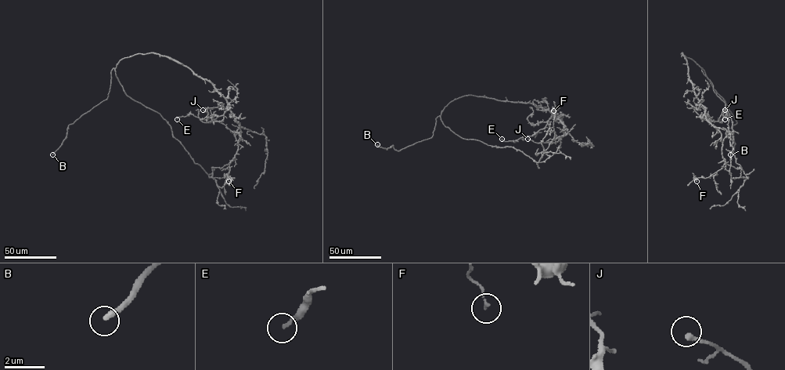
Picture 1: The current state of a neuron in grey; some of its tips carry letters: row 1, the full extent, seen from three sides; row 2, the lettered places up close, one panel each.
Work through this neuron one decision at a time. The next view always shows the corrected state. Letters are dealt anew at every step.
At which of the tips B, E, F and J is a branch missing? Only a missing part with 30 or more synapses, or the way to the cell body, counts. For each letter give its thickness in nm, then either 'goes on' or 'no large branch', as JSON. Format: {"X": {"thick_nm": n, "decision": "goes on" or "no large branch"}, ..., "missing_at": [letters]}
{"B": {"thick_nm": 280, "decision": "goes on"}, "E": {"thick_nm": 170, "decision": "no large branch"}, "F": {"thick_nm": 120, "decision": "no large branch"}, "J": {"thick_nm": 190, "decision": "no large branch"}, "missing_at": ["B"]}

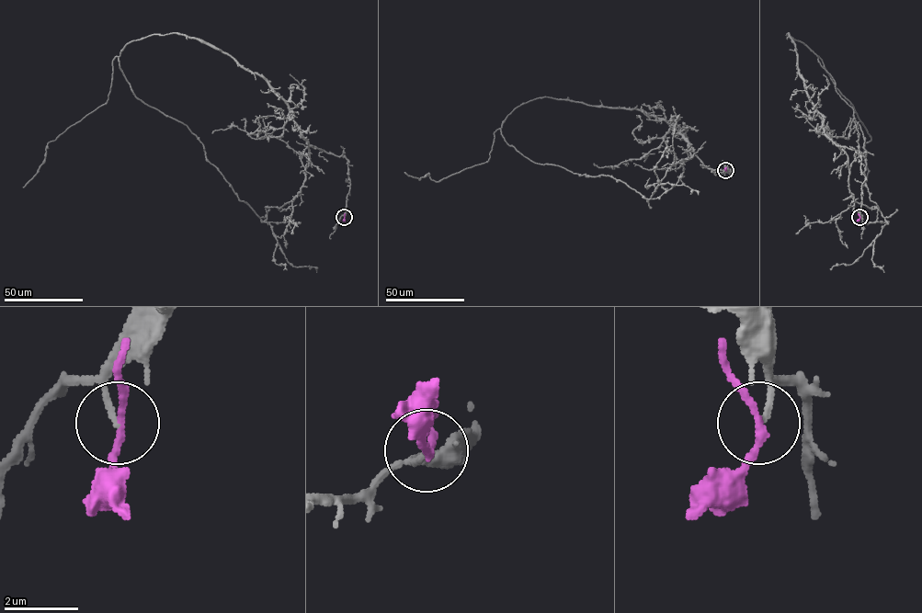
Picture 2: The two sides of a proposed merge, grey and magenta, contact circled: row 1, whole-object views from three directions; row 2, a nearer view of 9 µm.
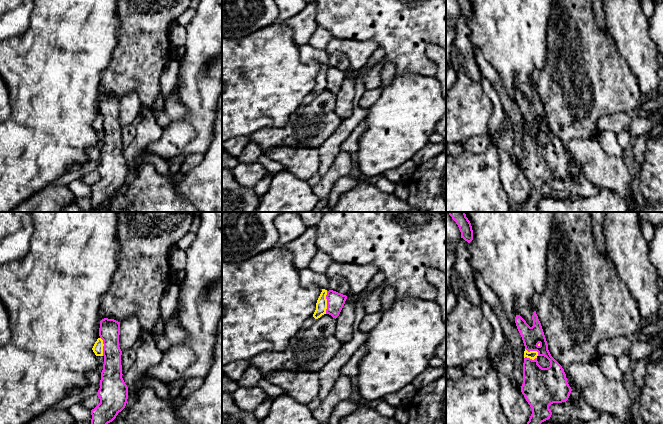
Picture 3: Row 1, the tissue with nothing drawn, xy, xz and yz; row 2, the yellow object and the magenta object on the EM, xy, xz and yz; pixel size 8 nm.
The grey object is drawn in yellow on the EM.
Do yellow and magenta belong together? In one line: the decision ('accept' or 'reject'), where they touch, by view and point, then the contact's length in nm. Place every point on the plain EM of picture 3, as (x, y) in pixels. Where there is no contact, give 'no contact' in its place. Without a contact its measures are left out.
reject | xz (326, 78) | 180 nm

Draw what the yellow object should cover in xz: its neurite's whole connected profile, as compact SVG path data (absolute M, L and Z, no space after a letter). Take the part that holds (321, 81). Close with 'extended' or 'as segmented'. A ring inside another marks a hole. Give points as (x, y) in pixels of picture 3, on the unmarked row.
M322 65L322 68L317 76L317 79L316 79L316 86L313 90L313 93L315 95L318 95L322 91L326 90L326 85L327 85L326 71L327 71L327 66Z; as segmented

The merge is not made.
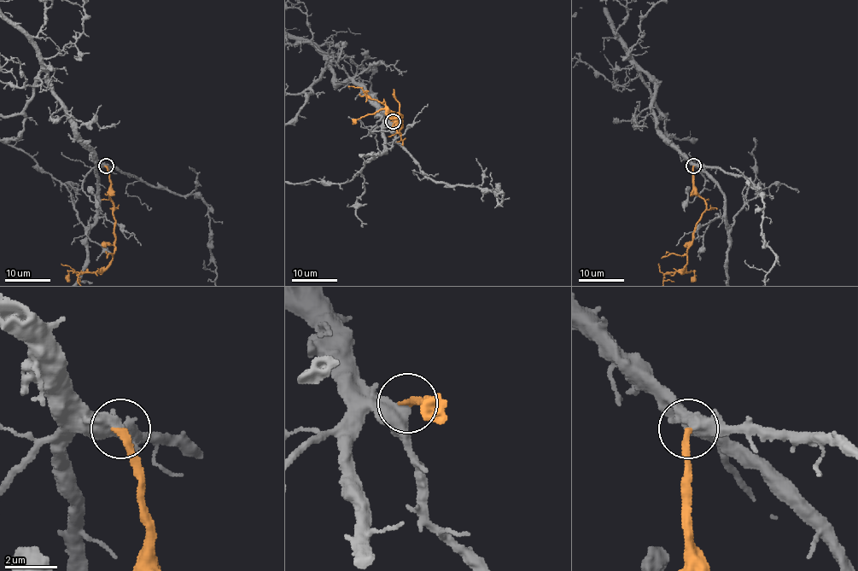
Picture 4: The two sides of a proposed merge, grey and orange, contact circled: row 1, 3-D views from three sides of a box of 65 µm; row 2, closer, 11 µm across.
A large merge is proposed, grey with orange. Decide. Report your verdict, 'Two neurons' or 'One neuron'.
One neuron

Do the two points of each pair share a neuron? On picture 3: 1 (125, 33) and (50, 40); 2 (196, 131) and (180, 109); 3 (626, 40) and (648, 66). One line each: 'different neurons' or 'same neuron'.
1: different neurons
2: different neurons
3: same neuron

